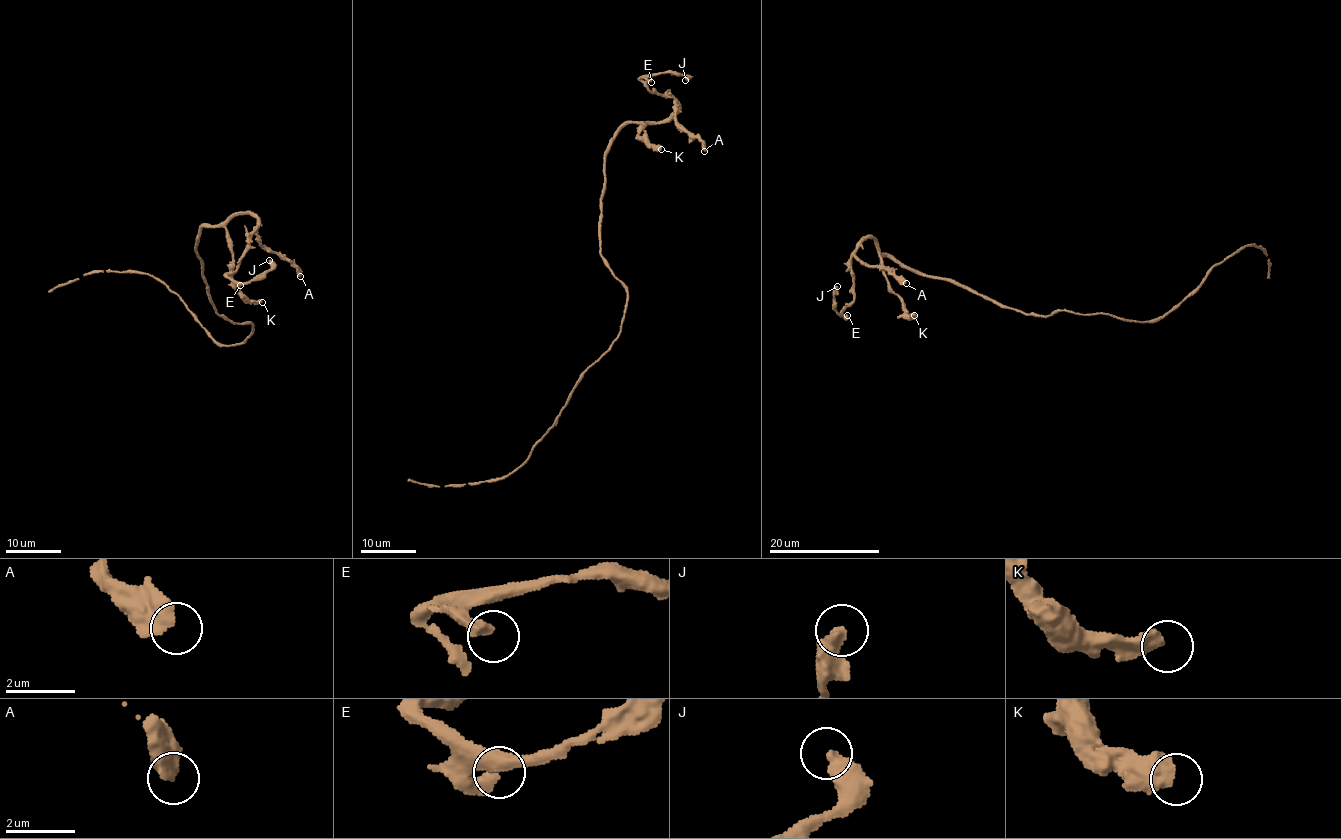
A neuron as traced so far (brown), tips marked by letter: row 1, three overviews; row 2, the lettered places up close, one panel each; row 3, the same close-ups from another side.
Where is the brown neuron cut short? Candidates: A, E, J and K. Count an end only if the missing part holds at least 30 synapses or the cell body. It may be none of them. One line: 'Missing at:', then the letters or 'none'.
Missing at: none

